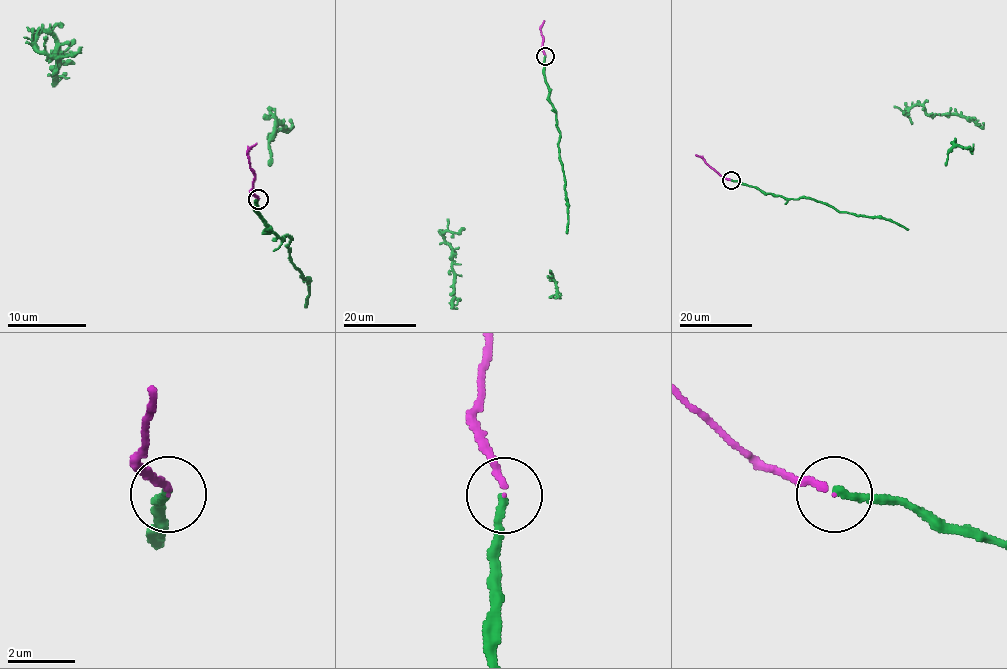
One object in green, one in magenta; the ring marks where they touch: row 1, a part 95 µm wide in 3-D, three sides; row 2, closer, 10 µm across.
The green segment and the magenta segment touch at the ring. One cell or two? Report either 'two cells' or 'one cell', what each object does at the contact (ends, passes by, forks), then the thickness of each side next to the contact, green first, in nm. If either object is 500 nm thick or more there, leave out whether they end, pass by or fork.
one cell; green ends; magenta ends; calibres 240 and 180 nm

